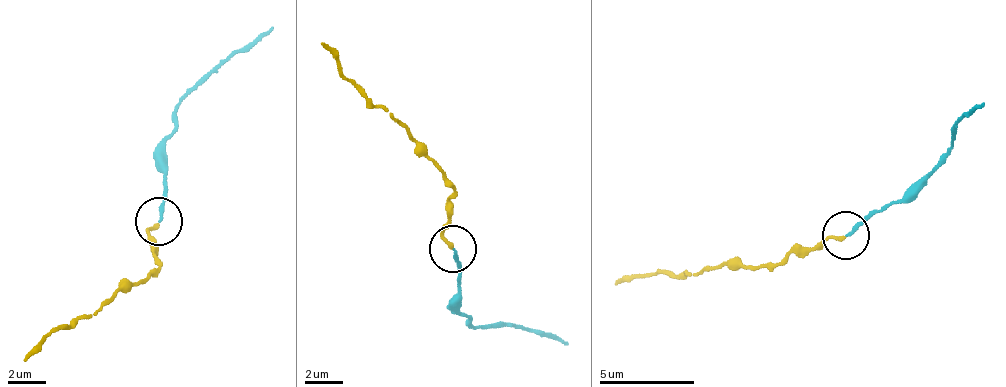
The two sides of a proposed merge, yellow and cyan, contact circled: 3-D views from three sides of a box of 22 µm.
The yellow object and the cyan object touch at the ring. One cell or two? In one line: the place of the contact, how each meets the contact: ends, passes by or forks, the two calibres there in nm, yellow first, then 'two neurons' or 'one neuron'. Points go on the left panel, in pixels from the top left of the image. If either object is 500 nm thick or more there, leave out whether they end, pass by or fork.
place (158, 221); yellow ends; cyan ends; calibres 170 and 160 nm; one neuron

